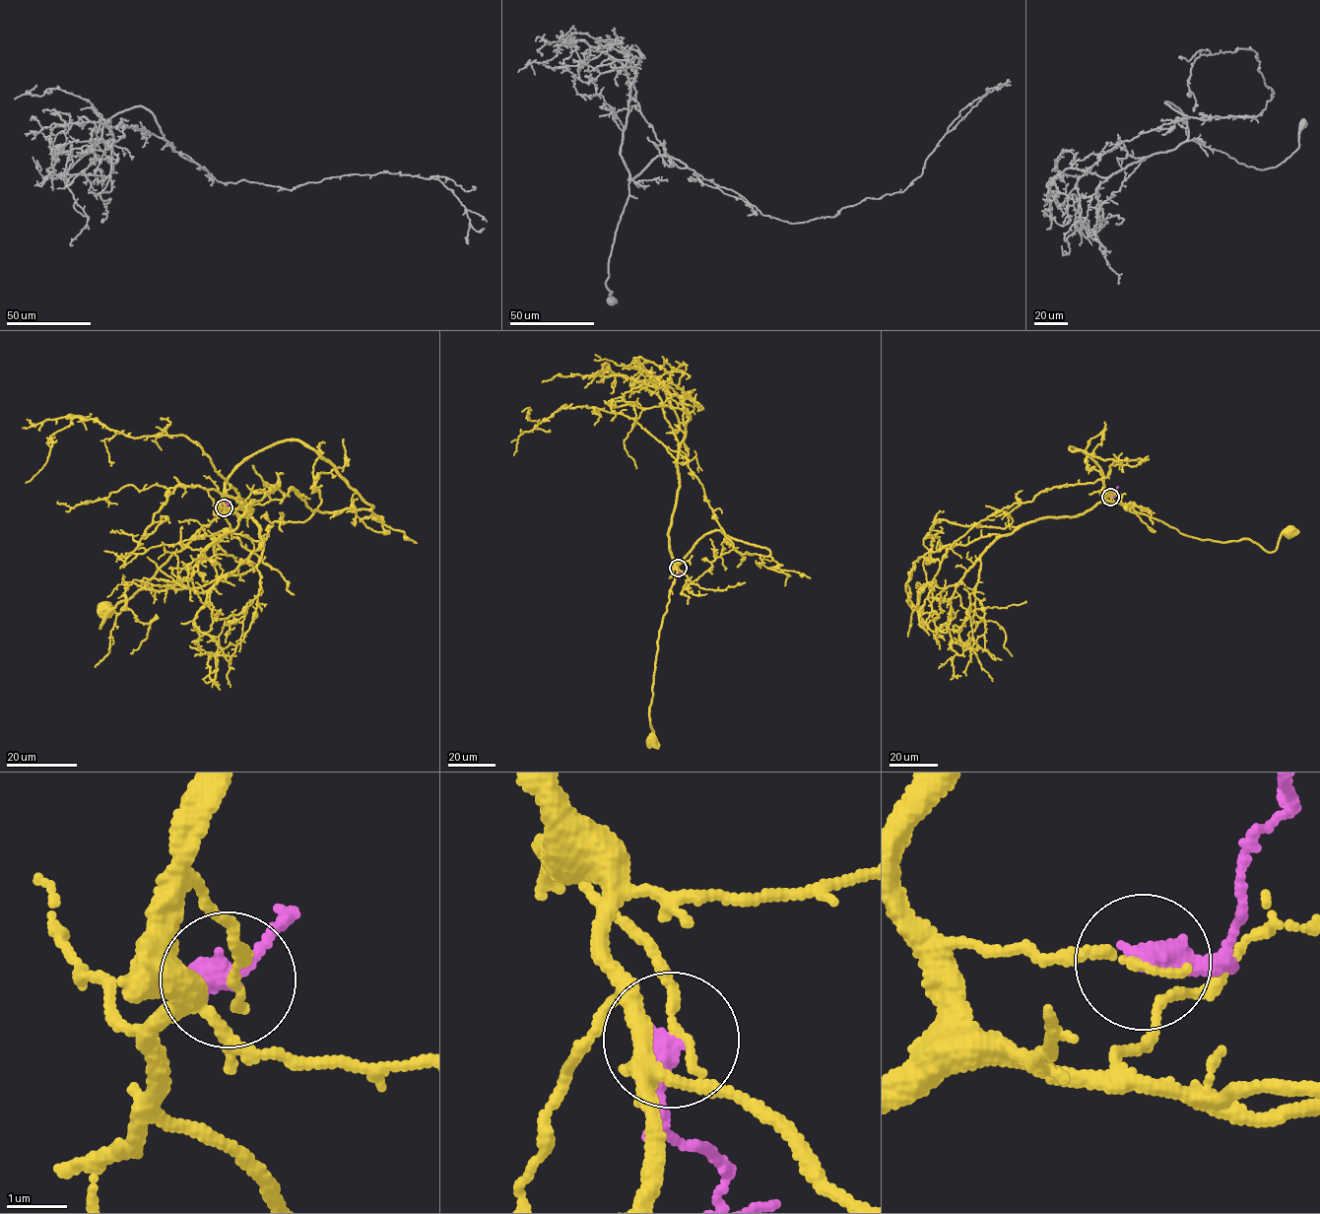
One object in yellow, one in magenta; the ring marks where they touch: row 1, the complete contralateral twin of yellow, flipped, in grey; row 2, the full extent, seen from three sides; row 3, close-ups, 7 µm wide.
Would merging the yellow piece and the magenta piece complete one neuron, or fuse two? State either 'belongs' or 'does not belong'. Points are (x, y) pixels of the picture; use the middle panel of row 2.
does not belong

